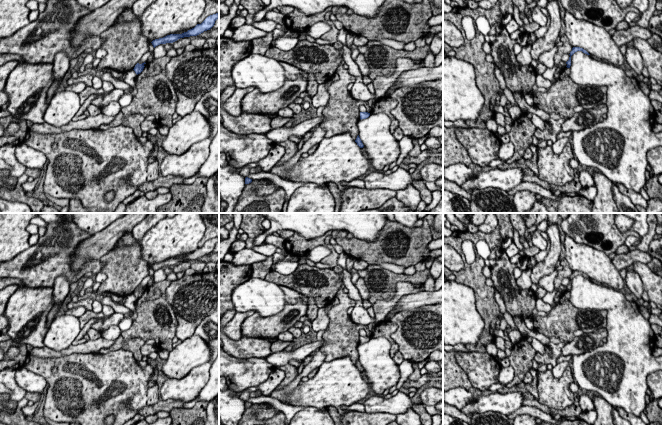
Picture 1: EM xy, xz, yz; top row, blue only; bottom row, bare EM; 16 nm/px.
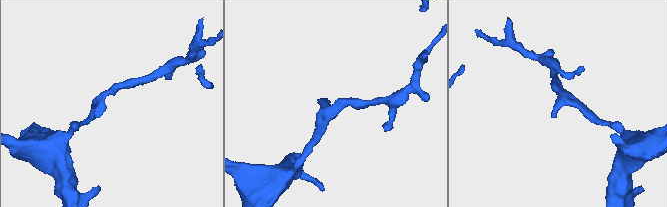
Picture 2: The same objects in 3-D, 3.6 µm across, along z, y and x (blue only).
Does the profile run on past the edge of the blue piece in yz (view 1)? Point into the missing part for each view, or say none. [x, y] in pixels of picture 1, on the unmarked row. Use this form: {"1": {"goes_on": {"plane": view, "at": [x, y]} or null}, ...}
{"1": {"goes_on": null}}

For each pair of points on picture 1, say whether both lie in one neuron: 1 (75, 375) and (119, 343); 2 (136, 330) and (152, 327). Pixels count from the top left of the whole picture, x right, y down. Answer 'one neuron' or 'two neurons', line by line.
1: two neurons
2: one neuron

